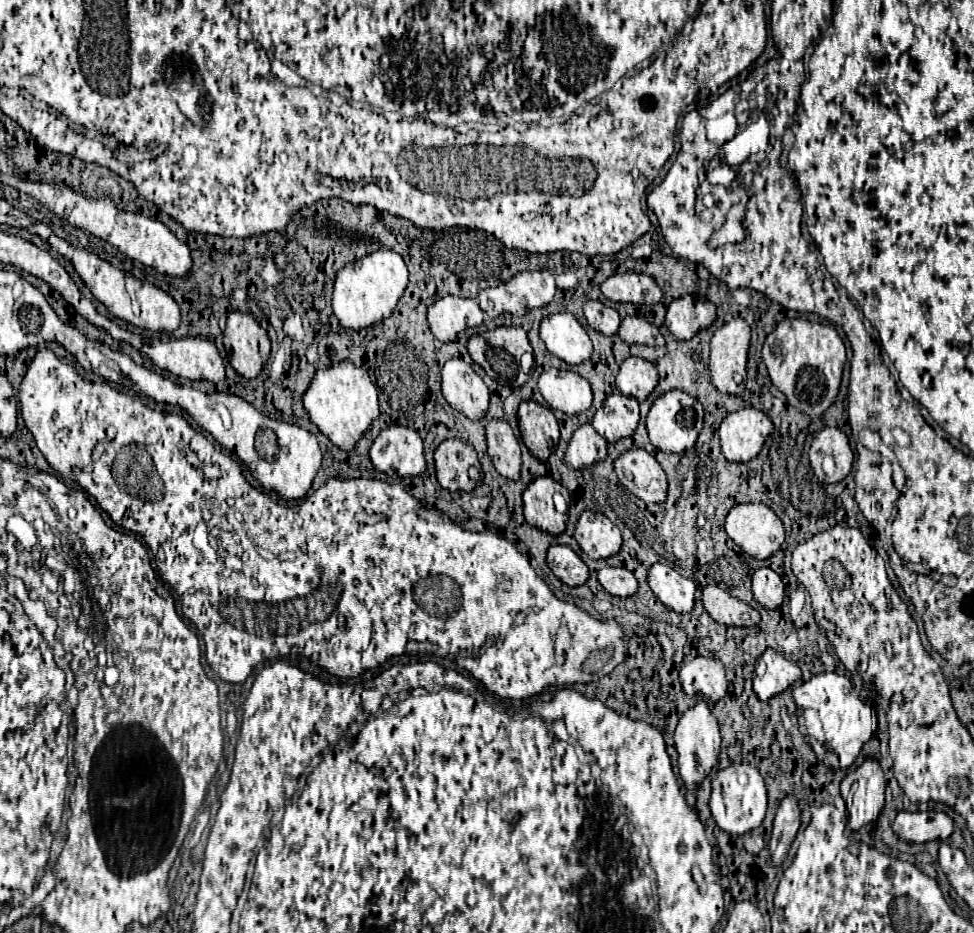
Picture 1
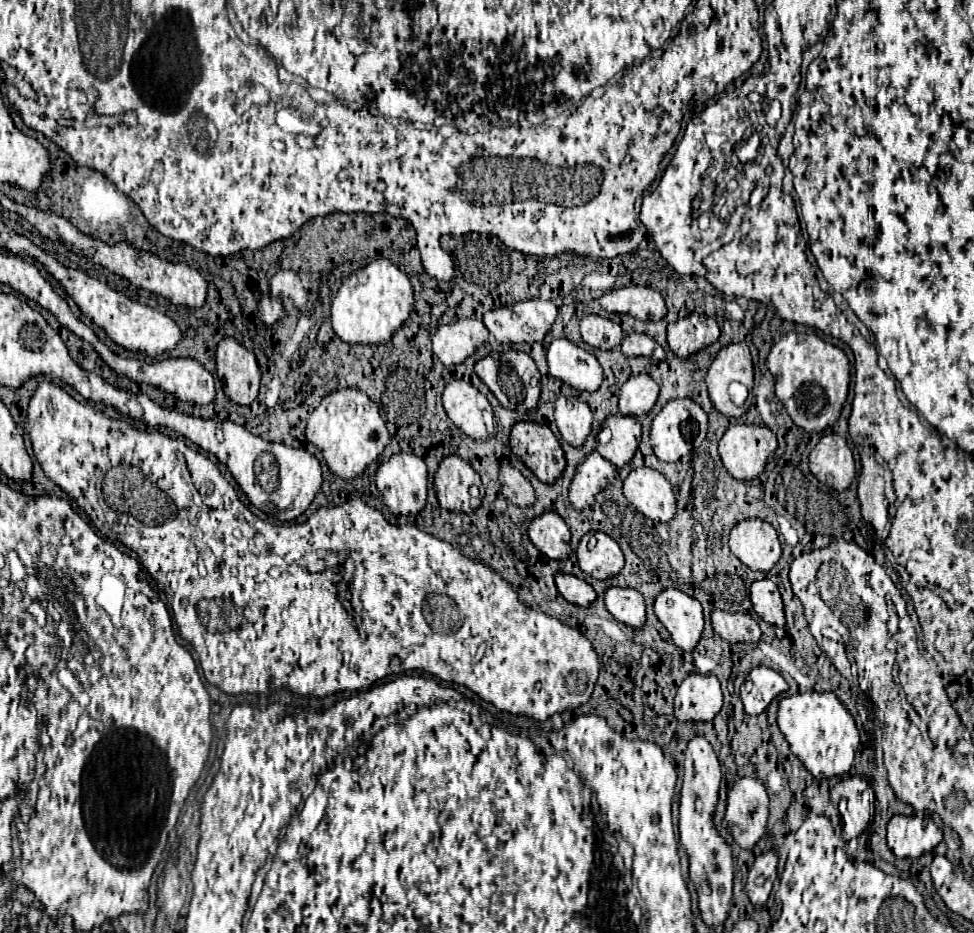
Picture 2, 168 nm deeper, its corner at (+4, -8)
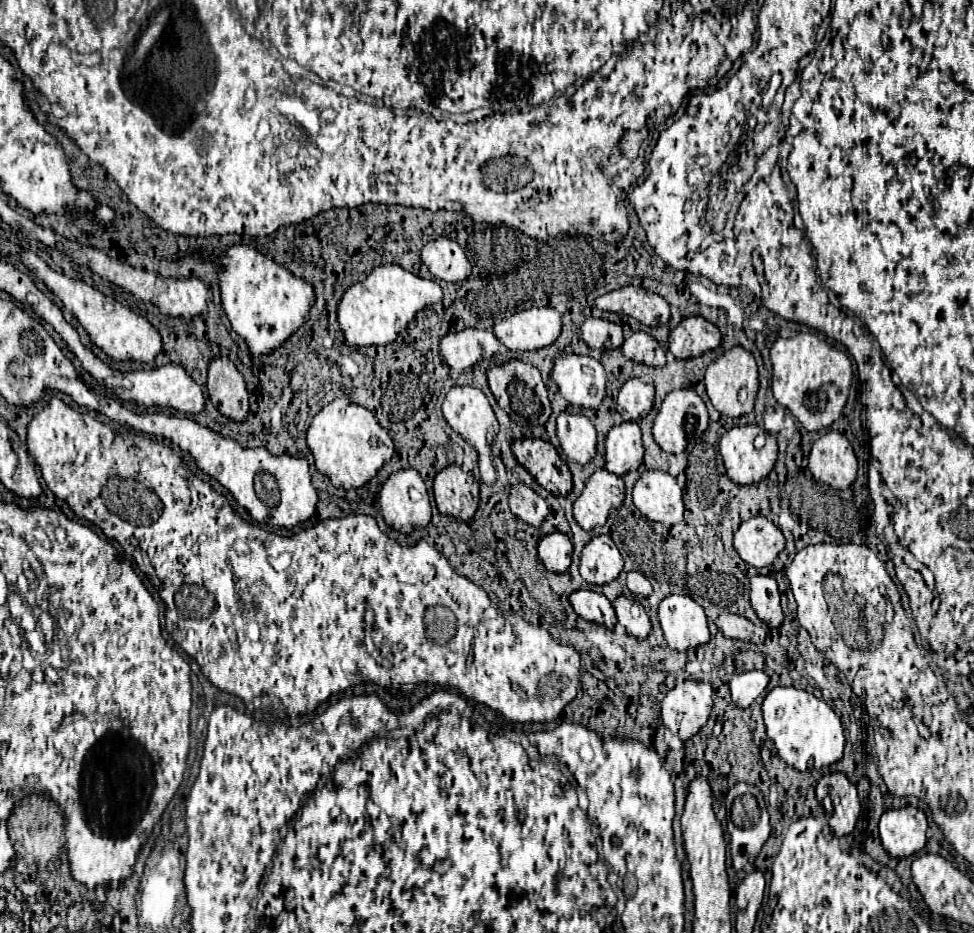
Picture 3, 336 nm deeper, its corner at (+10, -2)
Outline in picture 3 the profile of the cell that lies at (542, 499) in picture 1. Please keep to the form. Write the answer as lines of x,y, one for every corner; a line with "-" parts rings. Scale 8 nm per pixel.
549,534
543,536
539,540
539,558
543,562
543,566
553,572
553,574
561,574
567,572
571,566
571,554
573,554
573,546
569,542
569,538
565,534

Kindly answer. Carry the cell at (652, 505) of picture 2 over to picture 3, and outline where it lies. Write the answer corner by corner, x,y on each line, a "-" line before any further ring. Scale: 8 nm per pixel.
645,472
633,488
633,502
653,522
673,526
683,520
683,490
667,472

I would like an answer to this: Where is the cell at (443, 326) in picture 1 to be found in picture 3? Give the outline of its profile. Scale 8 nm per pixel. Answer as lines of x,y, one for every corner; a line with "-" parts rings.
467,328
455,334
447,334
441,340
441,356
449,368
457,374
471,370
479,360
499,354
499,340
493,332

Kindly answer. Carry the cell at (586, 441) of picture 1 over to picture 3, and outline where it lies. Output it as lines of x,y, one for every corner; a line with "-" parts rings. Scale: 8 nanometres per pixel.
597,470
577,502
573,504
573,514
577,524
583,530
593,530
597,526
603,526
611,510
619,508
625,500
625,484
623,478
607,472

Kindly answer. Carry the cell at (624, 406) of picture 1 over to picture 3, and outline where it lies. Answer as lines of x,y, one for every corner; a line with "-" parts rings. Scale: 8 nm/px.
623,422
609,430
605,440
605,460
607,470
623,476
625,472
637,470
641,466
645,448
641,440
641,430
637,422

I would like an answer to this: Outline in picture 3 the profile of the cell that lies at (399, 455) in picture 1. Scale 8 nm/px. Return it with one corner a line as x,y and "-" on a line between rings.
413,468
389,476
381,488
379,502
385,522
401,534
413,534
417,526
425,528
431,522
429,494

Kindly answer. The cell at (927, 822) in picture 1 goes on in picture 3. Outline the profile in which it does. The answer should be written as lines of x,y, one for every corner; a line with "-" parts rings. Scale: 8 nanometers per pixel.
905,806
887,810
879,820
879,836
885,852
893,858
905,858
921,852
927,842
927,818
923,810

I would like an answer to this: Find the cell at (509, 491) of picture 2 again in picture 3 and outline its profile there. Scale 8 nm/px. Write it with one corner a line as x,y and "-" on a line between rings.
515,484
509,490
509,506
511,512
529,526
539,528
549,514
549,508
541,496
537,496
529,486

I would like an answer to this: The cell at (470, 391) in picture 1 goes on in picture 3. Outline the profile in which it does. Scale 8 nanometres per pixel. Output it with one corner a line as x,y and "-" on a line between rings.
455,386
447,392
445,400
443,400
443,416
447,420
447,424
457,432
461,434
461,438
473,446
477,450
479,456
479,470
482,482
492,485
496,481
496,473
491,462
491,444
497,436
497,430
499,430
499,424
497,424
497,418
495,418
495,412
487,400
487,396
477,390
477,388
471,388
471,386

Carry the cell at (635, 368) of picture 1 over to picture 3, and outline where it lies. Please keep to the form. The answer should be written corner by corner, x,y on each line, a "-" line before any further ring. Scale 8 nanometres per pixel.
641,378
627,380
617,396
617,412
625,422
637,422
645,418
653,408
653,384

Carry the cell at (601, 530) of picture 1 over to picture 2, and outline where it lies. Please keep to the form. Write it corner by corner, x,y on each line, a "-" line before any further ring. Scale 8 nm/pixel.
587,532
581,538
577,560
579,568
597,580
611,578
623,568
623,552
619,544
603,532

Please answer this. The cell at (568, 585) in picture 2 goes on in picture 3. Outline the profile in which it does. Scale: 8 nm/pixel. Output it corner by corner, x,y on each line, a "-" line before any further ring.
577,590
571,594
571,604
573,604
573,610
589,622
605,626
609,630
613,630
617,624
613,604
603,594
597,594
591,590

